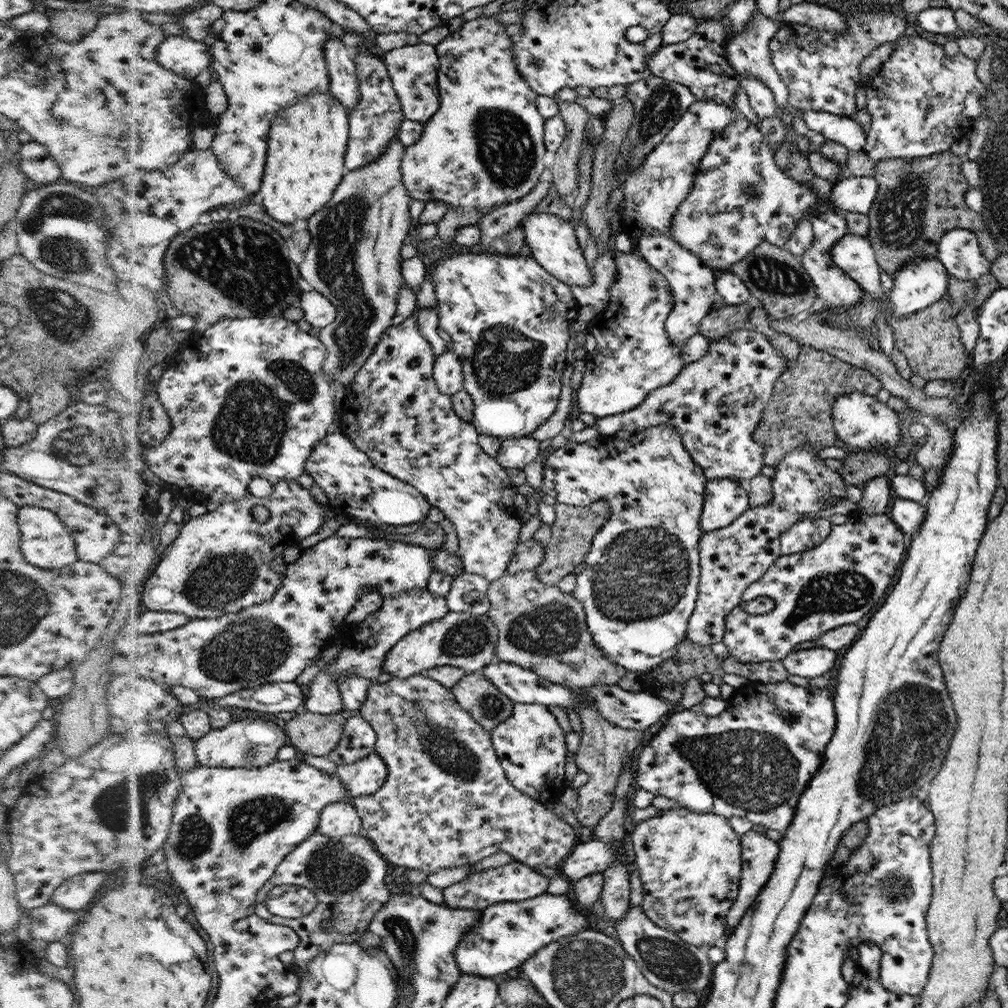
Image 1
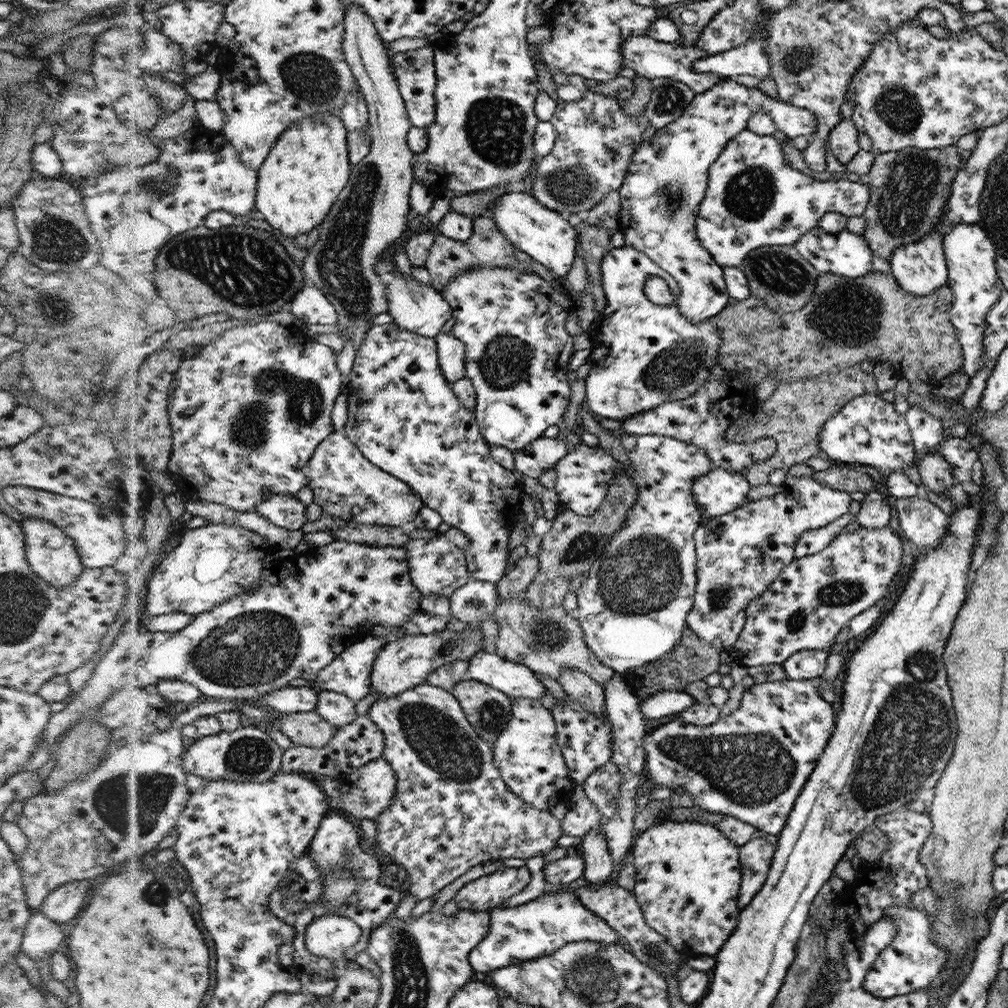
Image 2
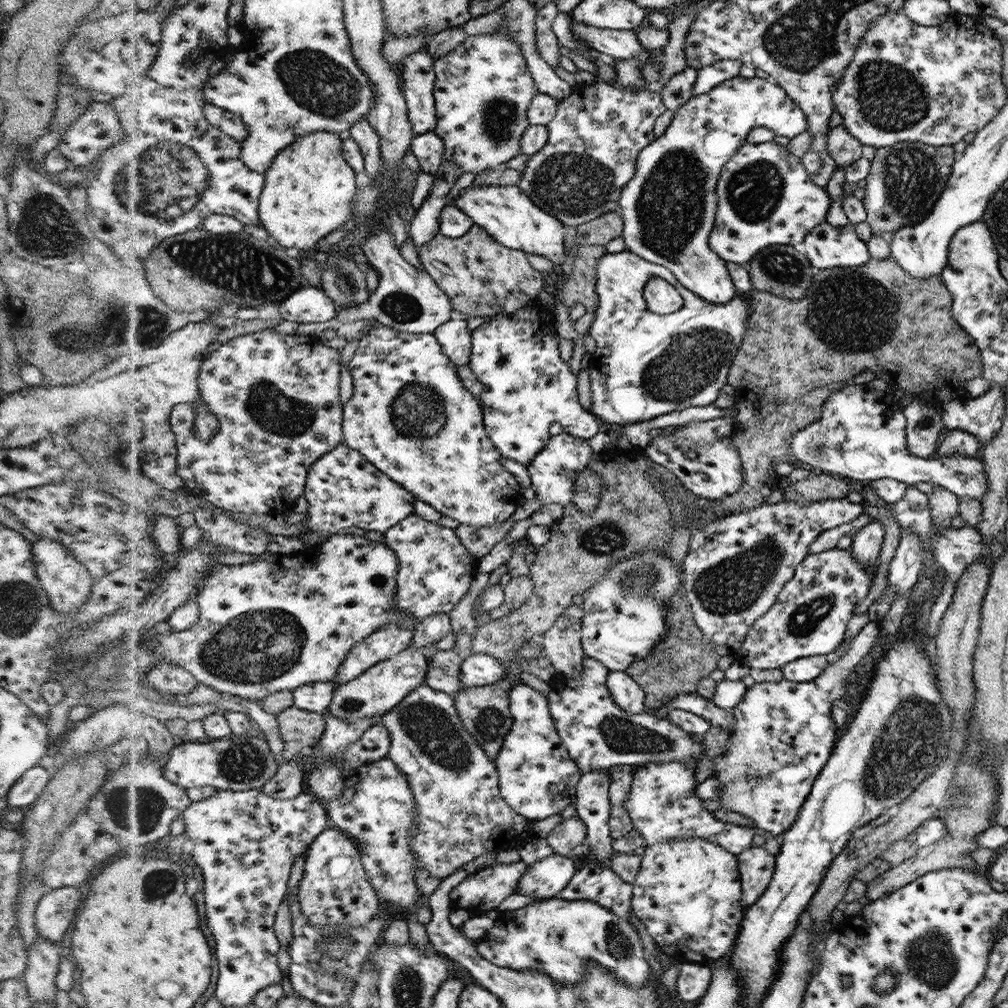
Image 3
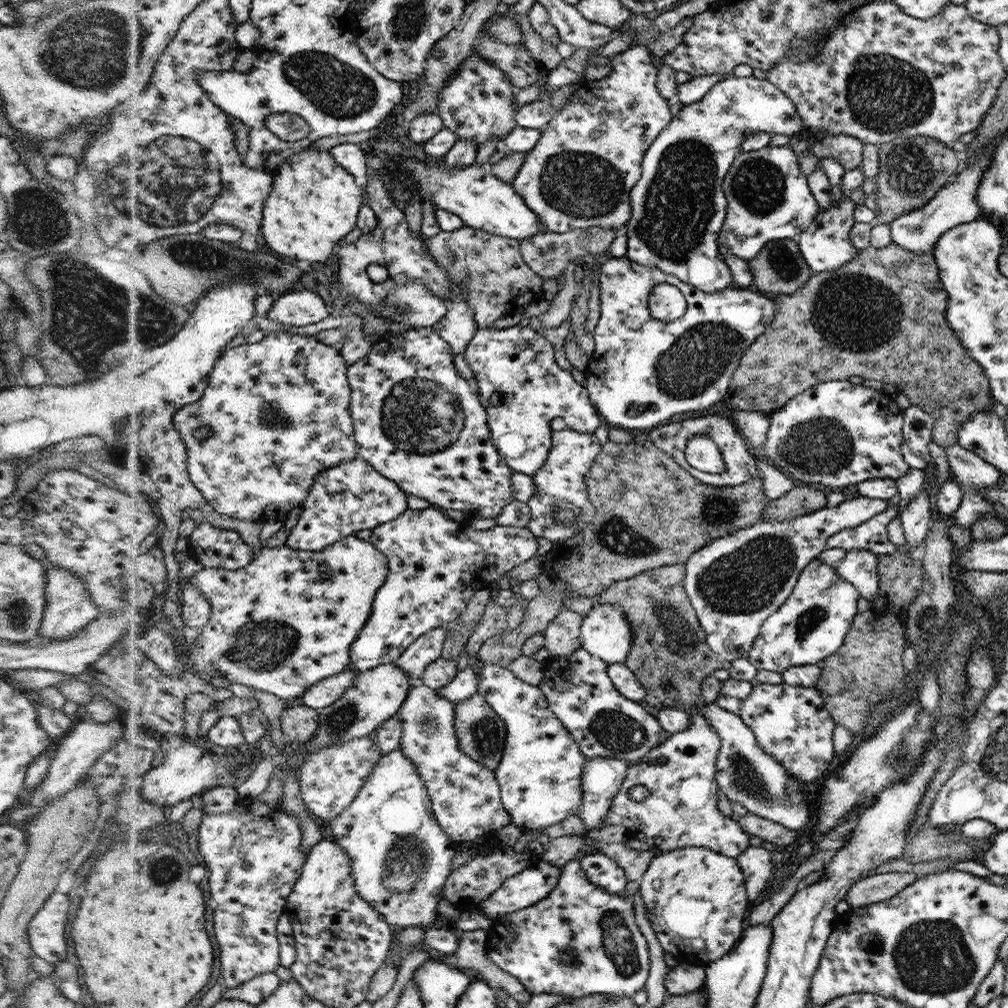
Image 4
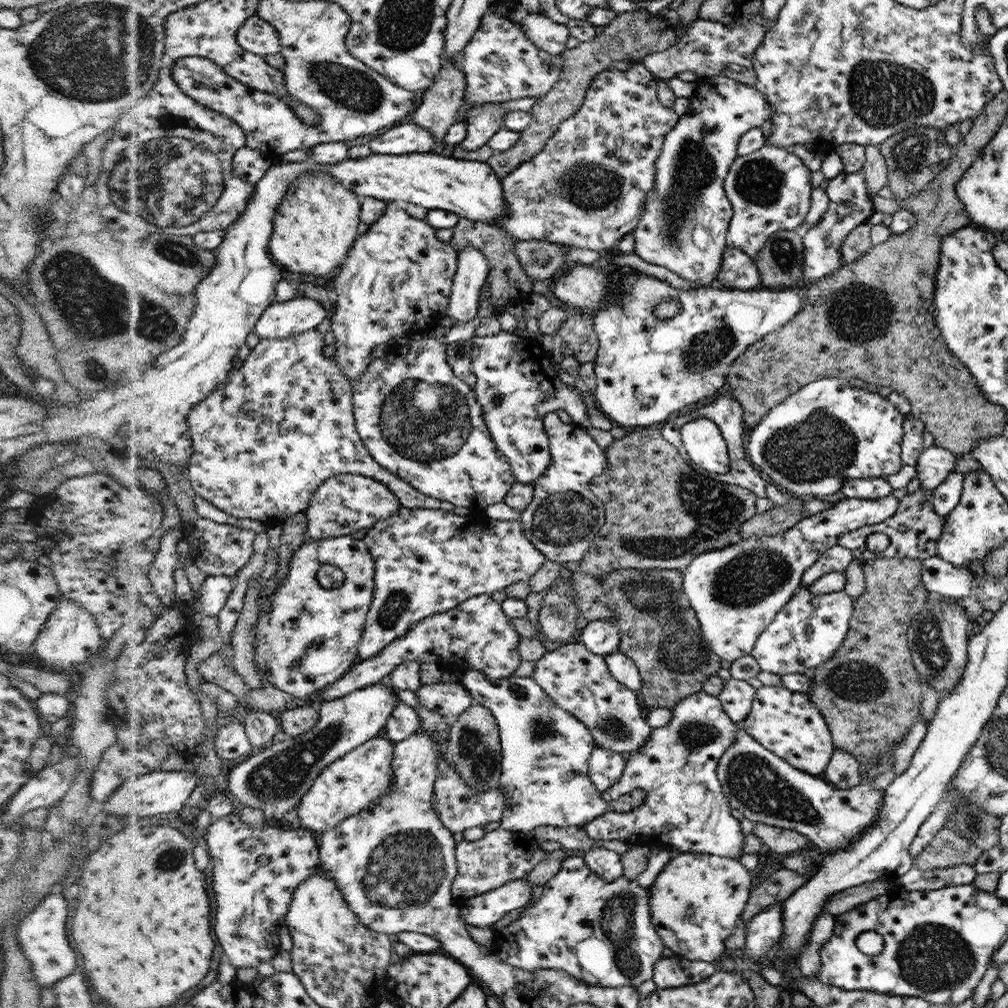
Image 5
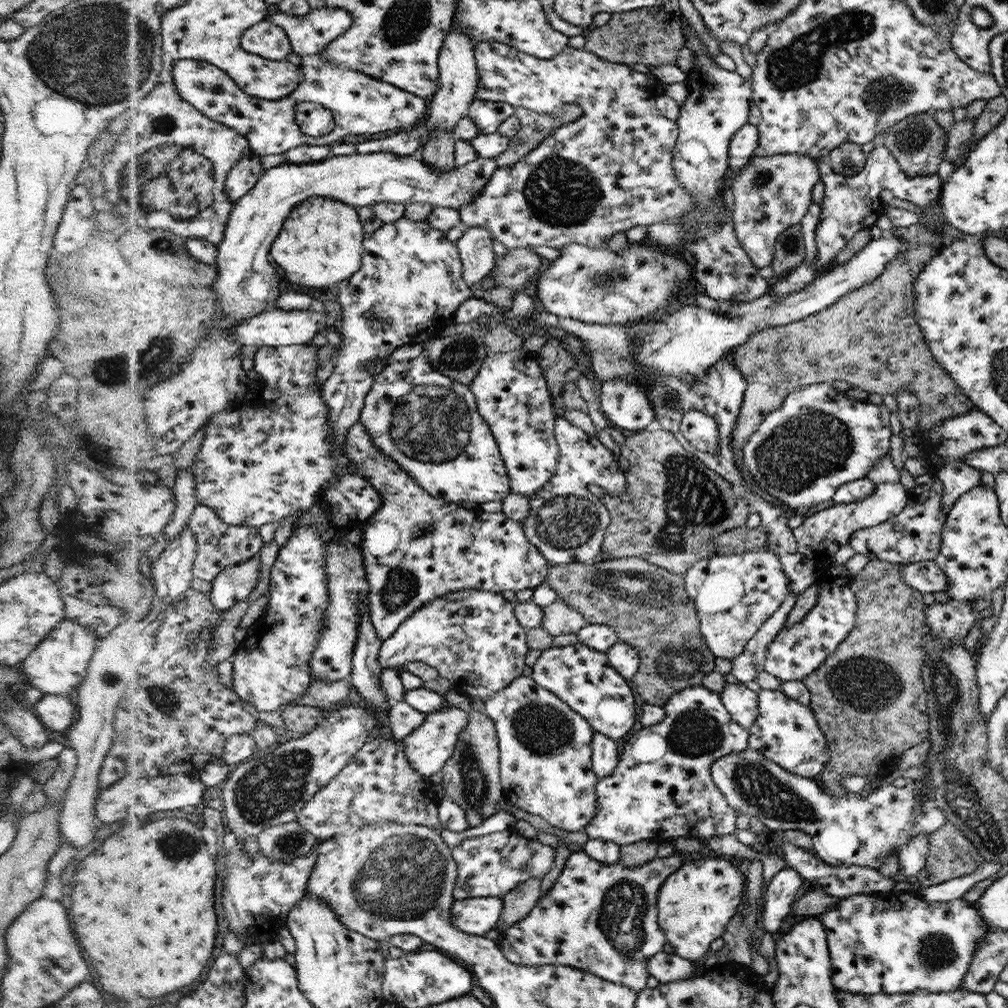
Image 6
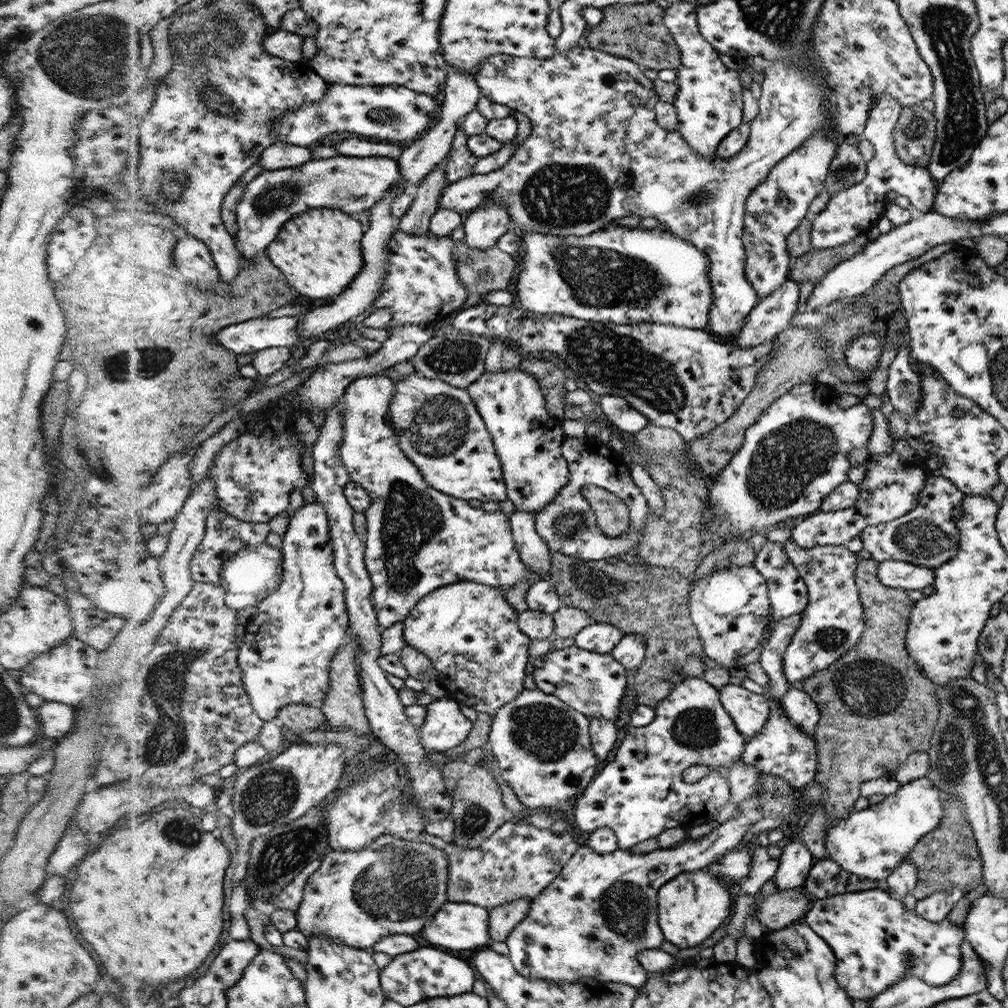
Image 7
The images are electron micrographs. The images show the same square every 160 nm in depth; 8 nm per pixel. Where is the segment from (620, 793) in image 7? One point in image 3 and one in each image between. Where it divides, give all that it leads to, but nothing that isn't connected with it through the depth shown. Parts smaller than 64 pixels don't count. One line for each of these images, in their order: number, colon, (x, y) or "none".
3: (661, 802)
4: (682, 810)
5: (685, 806)
6: (662, 781)

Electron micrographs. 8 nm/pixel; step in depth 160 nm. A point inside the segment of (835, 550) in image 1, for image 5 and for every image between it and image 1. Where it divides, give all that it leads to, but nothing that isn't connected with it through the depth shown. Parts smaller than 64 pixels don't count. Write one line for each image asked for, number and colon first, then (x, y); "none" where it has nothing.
2: (803, 610)
3: (809, 618)
4: (811, 625)
5: (808, 631)

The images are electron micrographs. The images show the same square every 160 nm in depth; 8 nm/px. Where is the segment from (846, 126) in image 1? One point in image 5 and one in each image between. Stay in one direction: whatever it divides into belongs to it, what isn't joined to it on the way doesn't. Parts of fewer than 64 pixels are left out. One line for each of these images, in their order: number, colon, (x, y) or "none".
2: (660, 199)
3: (669, 208)
4: (679, 208)
5: (684, 227)

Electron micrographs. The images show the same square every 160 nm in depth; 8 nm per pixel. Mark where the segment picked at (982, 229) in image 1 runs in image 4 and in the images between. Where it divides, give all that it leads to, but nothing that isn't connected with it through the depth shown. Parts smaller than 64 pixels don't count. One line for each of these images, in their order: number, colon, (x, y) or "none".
2: (911, 188)
3: (907, 179)
4: (913, 169)

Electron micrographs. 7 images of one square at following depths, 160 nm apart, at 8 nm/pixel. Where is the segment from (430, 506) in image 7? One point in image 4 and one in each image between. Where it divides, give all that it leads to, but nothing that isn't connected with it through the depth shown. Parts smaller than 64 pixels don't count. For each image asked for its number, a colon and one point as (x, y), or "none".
4: (435, 565)
5: (428, 561)
6: (418, 547)

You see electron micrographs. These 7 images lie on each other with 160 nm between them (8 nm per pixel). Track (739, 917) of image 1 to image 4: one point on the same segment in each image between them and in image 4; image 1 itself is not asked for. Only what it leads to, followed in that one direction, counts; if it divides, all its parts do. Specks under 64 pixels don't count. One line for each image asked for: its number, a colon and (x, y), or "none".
2: (756, 856)
3: (756, 866)
4: (755, 862)

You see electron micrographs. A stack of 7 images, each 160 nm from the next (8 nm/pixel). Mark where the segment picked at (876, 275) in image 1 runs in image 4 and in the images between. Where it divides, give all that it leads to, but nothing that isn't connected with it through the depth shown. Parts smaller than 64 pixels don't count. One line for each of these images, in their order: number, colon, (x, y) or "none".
2: (848, 254)
3: (827, 247)
4: (826, 245)

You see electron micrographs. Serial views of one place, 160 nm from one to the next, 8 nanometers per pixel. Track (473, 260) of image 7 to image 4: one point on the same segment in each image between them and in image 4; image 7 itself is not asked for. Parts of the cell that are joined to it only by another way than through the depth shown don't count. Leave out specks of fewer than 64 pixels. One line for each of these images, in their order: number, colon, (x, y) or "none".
4: (547, 253)
5: (539, 259)
6: (512, 271)

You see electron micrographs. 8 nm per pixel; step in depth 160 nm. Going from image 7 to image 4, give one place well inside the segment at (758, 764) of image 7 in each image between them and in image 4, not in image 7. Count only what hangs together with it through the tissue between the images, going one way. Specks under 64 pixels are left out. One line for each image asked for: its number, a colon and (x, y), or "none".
4: (793, 724)
5: (788, 723)
6: (786, 731)

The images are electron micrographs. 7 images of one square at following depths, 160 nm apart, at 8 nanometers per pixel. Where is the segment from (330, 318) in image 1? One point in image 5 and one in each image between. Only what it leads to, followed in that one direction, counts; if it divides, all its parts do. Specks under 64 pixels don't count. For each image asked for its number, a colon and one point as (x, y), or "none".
2: (312, 306)
3: (311, 304)
4: (299, 307)
5: (284, 320)

